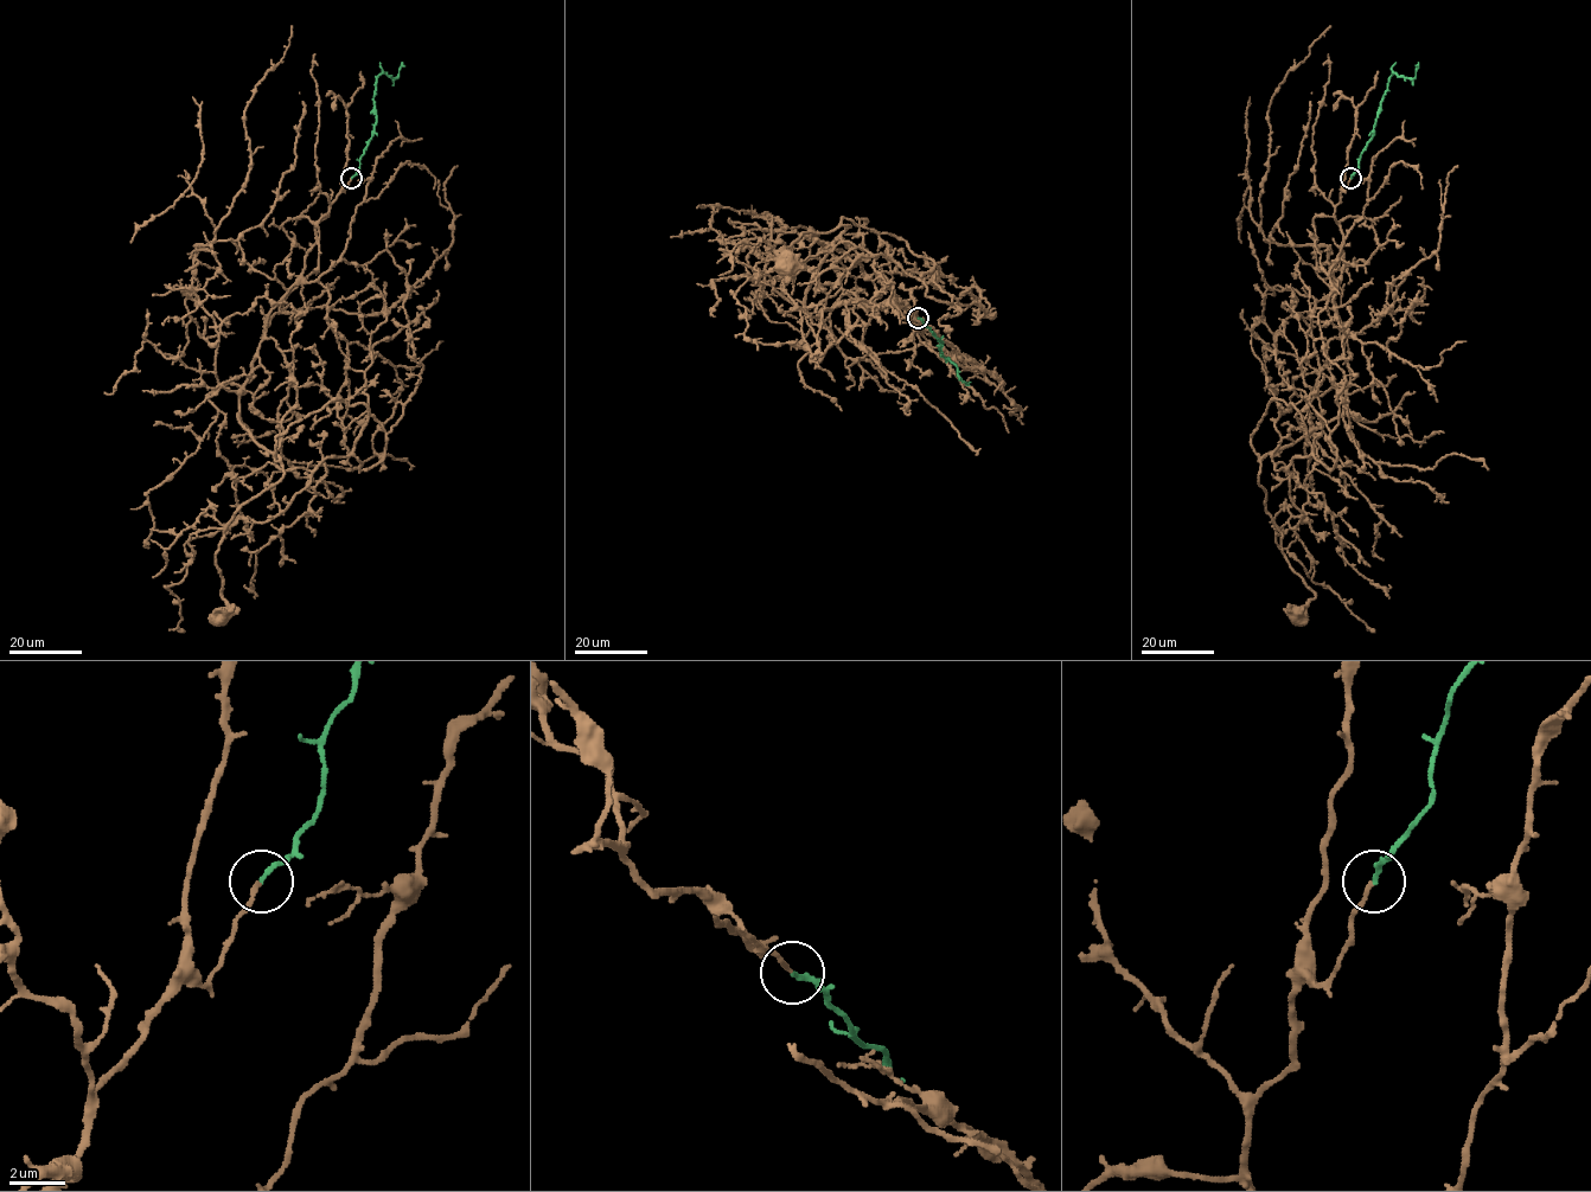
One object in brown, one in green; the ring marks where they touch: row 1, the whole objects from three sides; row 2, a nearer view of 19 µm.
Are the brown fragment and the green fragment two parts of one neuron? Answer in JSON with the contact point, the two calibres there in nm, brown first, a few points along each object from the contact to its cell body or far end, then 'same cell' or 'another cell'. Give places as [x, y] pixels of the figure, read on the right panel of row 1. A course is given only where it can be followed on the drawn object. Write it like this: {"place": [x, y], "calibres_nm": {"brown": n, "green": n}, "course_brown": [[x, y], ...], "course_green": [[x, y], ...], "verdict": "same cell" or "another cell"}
{"place": [1350, 178], "calibres_nm": {"brown": 130, "green": 180}, "course_brown": [[1350, 178], [1334, 216], [1347, 410], [1270, 452], [1258, 473], [1282, 551], [1315, 596], [1298, 615]], "course_green": [[1350, 178], [1372, 138], [1390, 77], [1395, 74], [1413, 78], [1416, 66]], "verdict": "same cell"}

